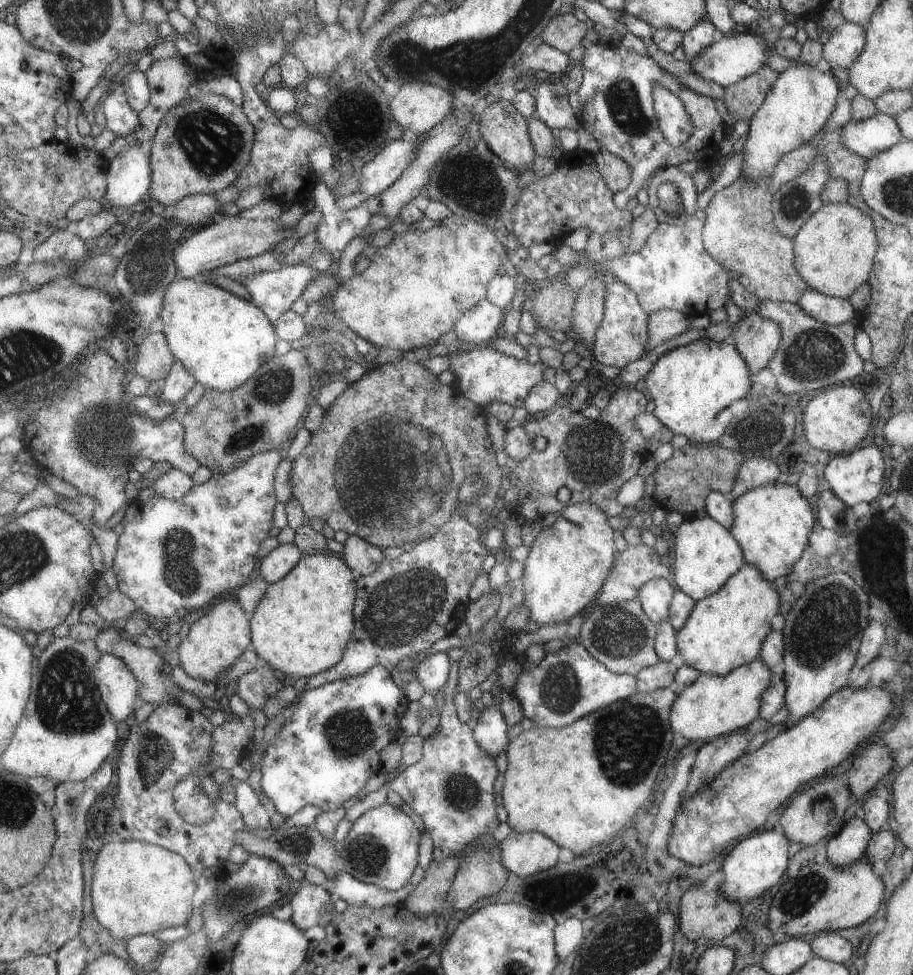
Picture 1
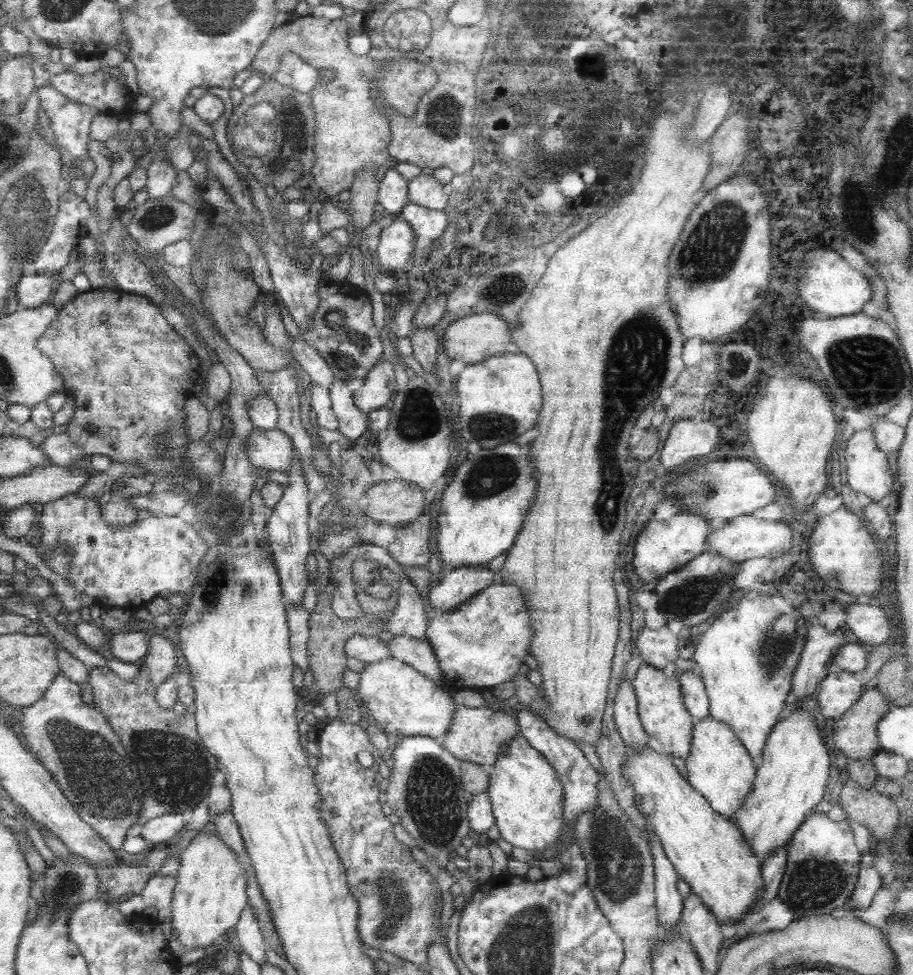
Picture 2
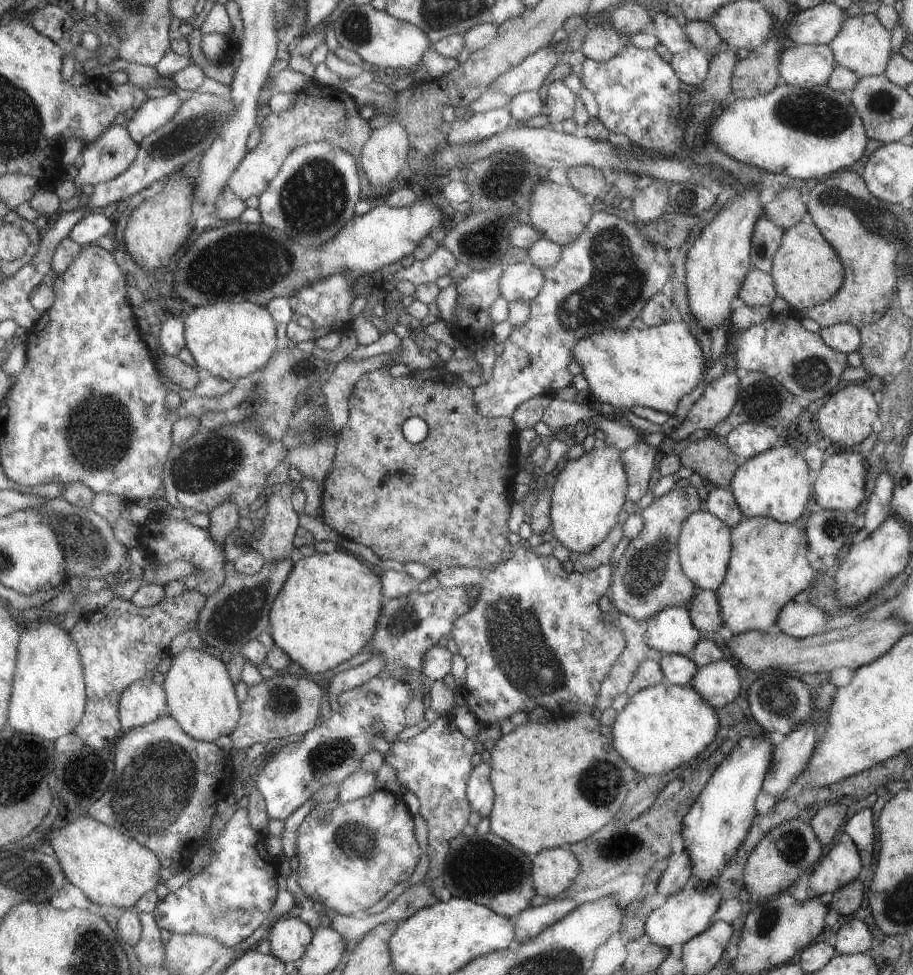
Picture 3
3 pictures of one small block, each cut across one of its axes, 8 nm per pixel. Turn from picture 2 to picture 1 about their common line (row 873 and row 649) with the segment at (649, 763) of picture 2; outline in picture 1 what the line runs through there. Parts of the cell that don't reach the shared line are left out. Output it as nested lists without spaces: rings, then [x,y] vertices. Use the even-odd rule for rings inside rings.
[[[744,564],[741,569],[732,575],[712,596],[695,603],[685,594],[676,591],[668,605],[668,622],[676,632],[674,644],[676,653],[683,659],[683,665],[695,670],[699,675],[724,676],[736,667],[753,661],[760,652],[761,644],[770,632],[770,620],[778,613],[779,594],[770,588],[755,568]]]

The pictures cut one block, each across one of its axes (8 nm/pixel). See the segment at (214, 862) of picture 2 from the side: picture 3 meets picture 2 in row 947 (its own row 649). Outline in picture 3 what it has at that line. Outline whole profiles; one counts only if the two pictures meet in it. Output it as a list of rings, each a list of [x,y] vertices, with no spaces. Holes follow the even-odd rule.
[[[203,646],[199,650],[186,648],[183,652],[174,654],[173,657],[171,668],[165,675],[163,683],[166,695],[169,697],[169,716],[173,716],[189,736],[203,742],[213,743],[220,736],[233,734],[240,723],[241,707],[235,695],[235,684],[231,682],[227,672],[227,664],[218,656],[218,652]]]

